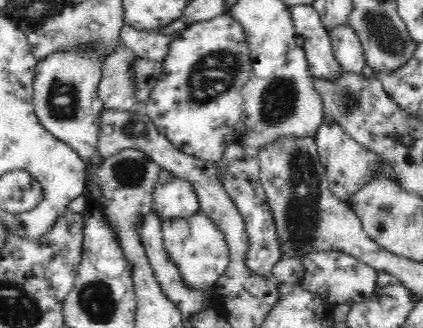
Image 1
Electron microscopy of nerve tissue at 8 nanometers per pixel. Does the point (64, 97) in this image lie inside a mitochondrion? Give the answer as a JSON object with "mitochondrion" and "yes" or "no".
{"mitochondrion":"yes"}

